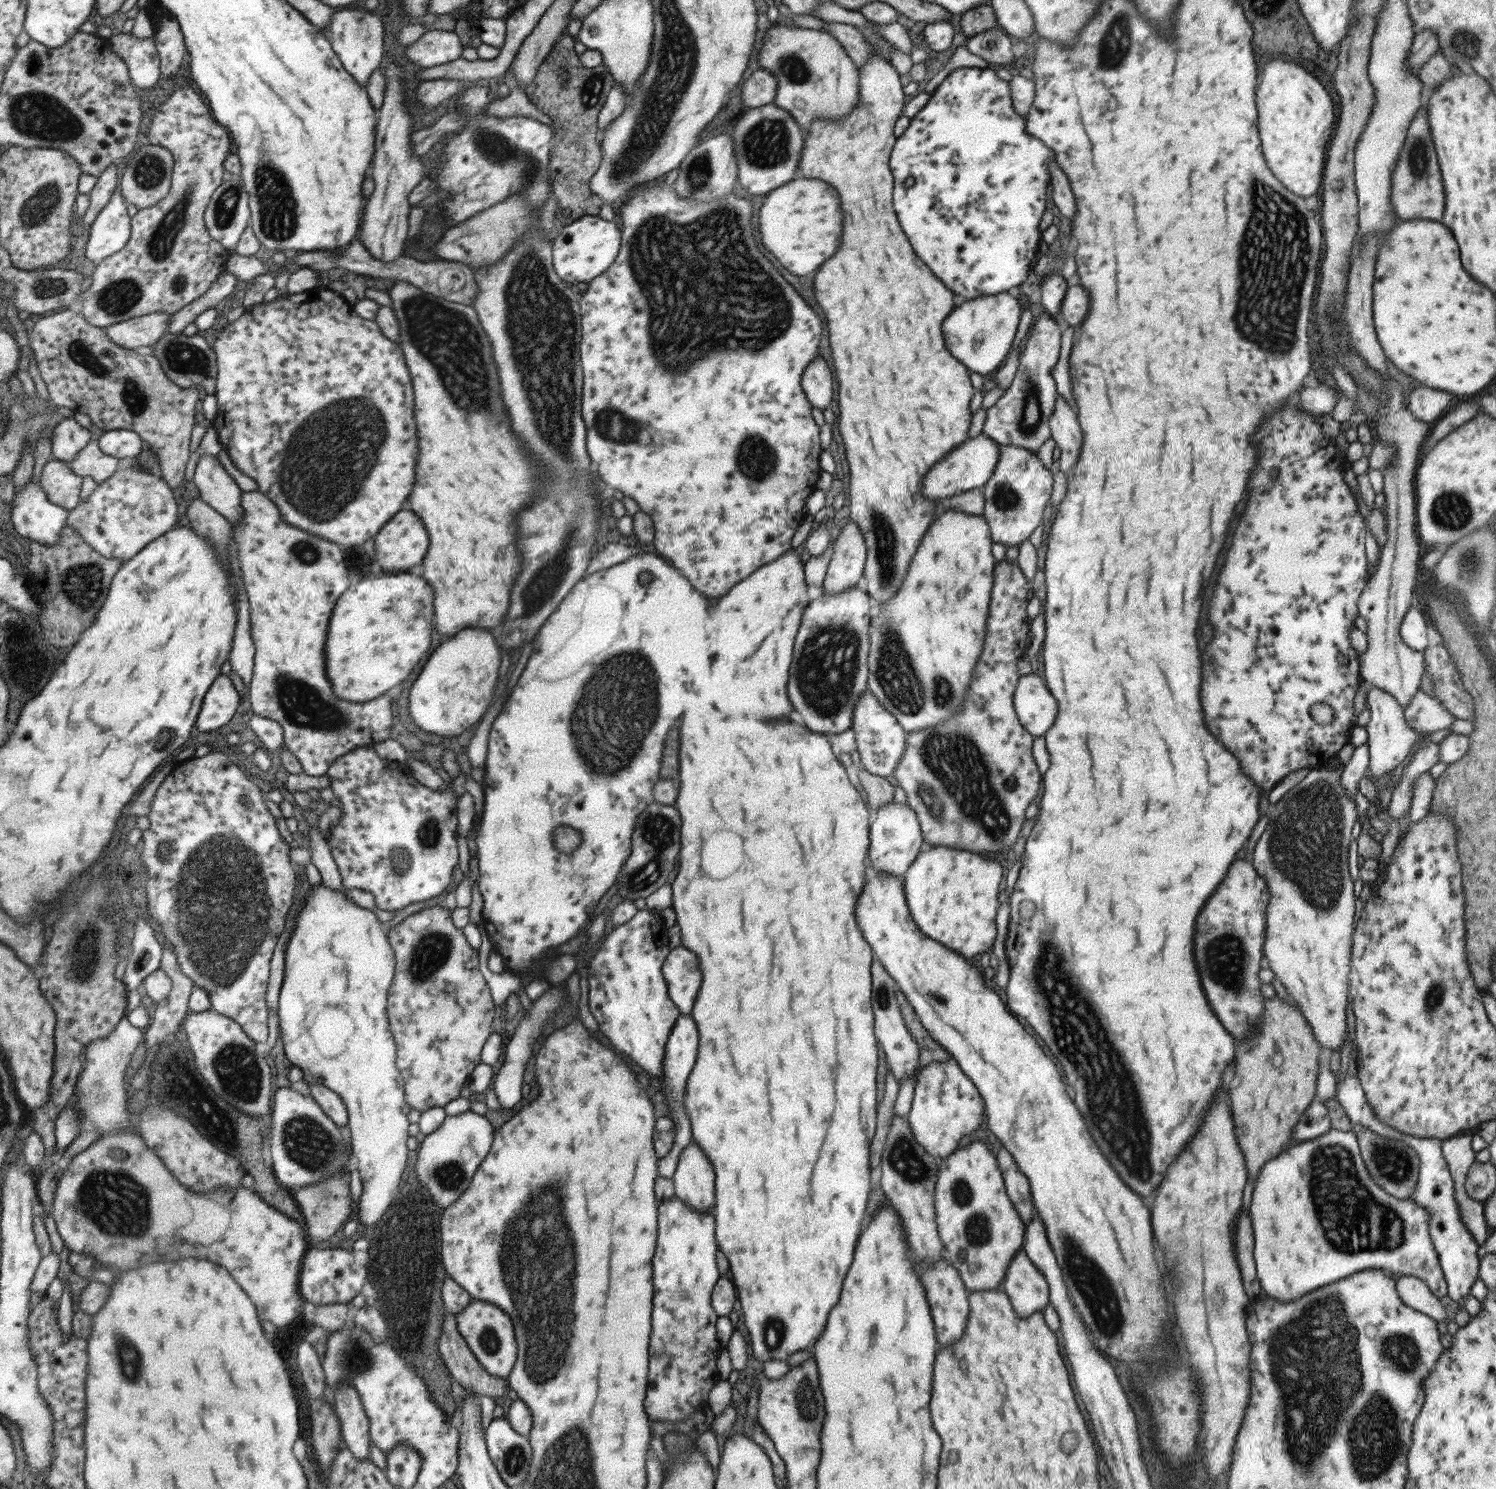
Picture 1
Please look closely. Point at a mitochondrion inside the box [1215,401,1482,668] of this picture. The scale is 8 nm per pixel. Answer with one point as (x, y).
(1450, 511)

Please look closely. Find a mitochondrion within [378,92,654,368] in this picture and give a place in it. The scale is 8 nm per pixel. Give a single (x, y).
(494, 148)

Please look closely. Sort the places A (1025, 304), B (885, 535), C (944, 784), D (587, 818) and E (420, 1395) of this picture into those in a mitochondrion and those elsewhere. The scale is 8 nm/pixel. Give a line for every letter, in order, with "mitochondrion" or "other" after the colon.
A: other
B: mitochondrion
C: mitochondrion
D: other
E: other

